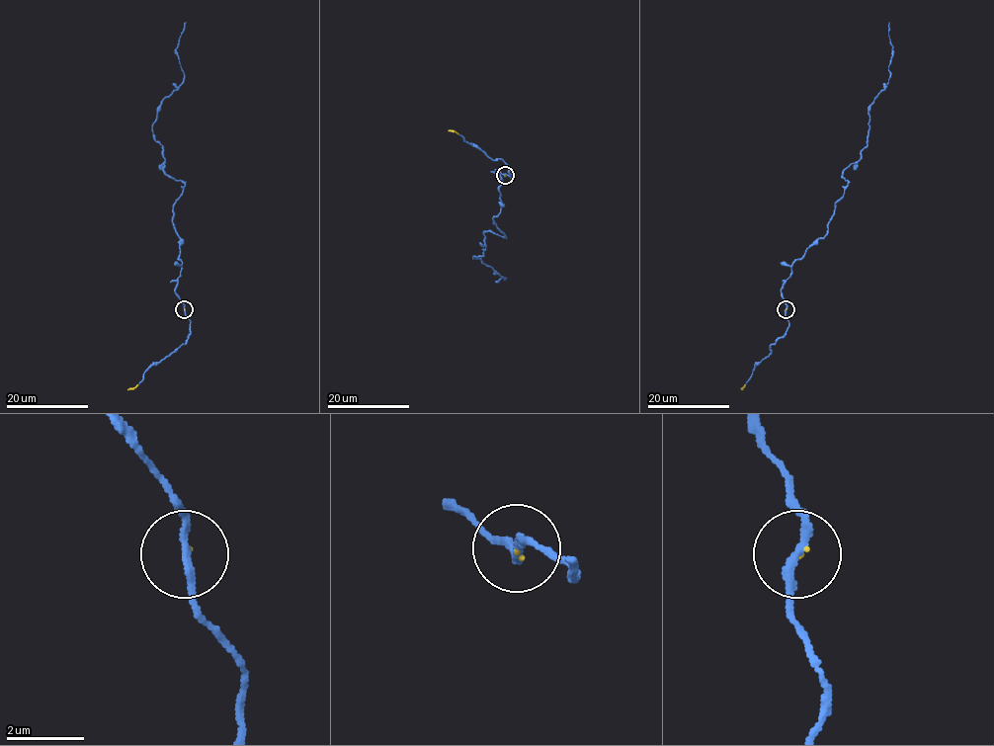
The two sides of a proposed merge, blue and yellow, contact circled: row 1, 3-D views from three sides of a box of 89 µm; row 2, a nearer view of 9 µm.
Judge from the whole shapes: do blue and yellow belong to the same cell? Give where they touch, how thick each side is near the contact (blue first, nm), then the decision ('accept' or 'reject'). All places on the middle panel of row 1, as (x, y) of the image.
at (505, 175); 200 nm thick on the blue side, 50 nm on the other; accept

